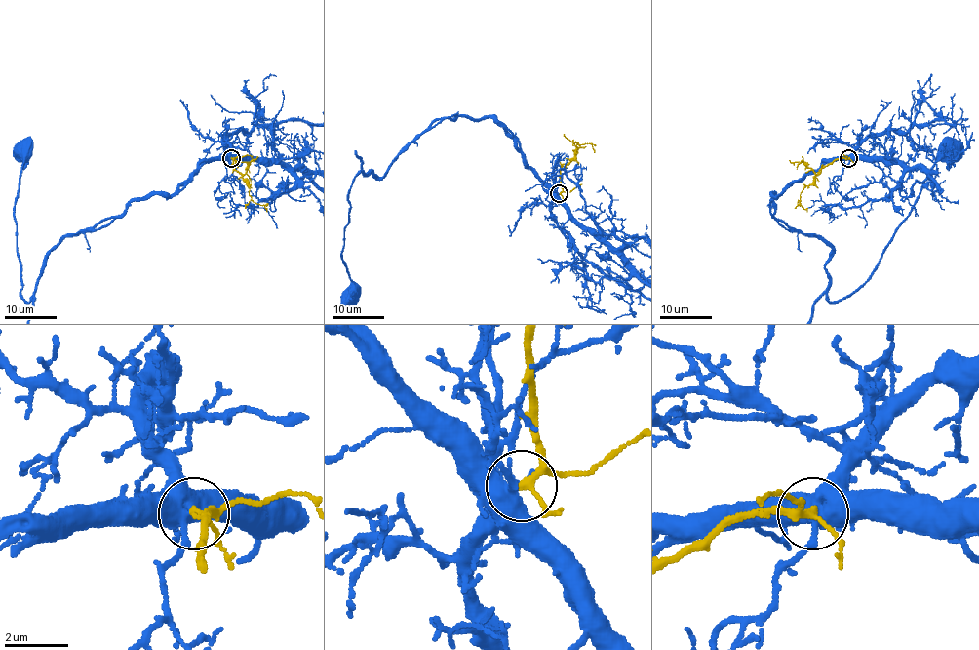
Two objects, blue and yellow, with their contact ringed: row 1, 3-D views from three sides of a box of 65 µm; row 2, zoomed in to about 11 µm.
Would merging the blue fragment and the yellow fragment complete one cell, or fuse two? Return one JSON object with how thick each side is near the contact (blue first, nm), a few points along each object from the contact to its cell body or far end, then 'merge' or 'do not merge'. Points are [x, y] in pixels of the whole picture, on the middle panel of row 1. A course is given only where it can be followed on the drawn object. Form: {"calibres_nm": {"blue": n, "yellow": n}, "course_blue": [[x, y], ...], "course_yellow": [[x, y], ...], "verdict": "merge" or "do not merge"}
{"calibres_nm": {"blue": 600, "yellow": 170}, "course_blue": [[558, 194], [492, 118], [435, 119], [379, 178], [371, 170], [354, 180], [342, 254], [350, 294]], "course_yellow": [[559, 194], [561, 168], [573, 158], [576, 144], [590, 143], [594, 151]], "verdict": "merge"}

